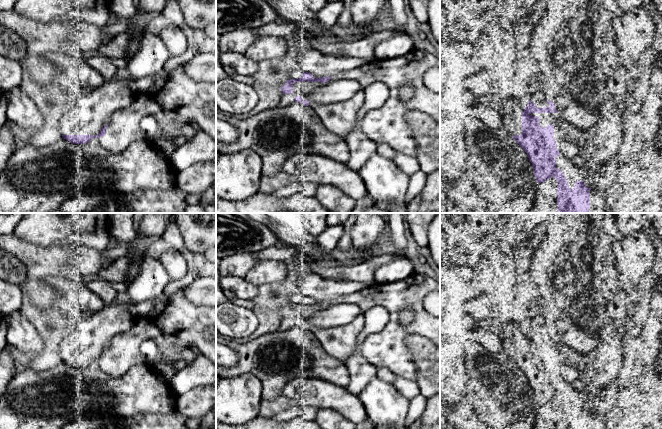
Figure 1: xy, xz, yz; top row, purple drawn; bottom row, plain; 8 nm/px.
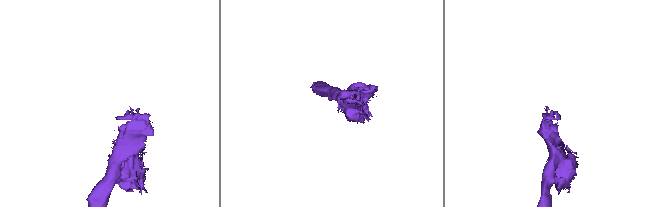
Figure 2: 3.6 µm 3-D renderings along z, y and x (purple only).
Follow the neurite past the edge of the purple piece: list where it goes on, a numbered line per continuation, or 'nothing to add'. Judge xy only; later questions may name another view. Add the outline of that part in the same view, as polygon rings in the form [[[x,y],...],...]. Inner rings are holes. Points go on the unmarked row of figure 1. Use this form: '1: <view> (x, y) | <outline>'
1: xy (91, 335) | [[[144,255],[138,274],[127,286],[127,303],[106,304],[101,311],[77,322],[75,330],[59,346],[60,358],[98,359],[114,336],[133,326],[131,307],[162,295],[171,281],[159,259]]]

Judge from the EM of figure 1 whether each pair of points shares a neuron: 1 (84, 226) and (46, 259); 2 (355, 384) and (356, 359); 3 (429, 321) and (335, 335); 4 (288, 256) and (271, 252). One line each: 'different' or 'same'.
1: different
2: same
3: same
4: same

